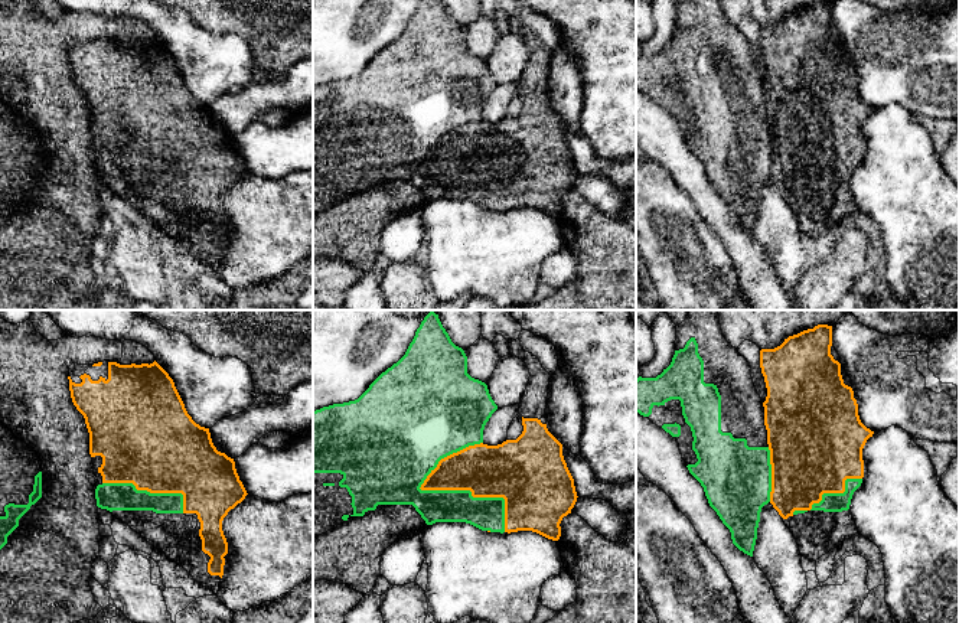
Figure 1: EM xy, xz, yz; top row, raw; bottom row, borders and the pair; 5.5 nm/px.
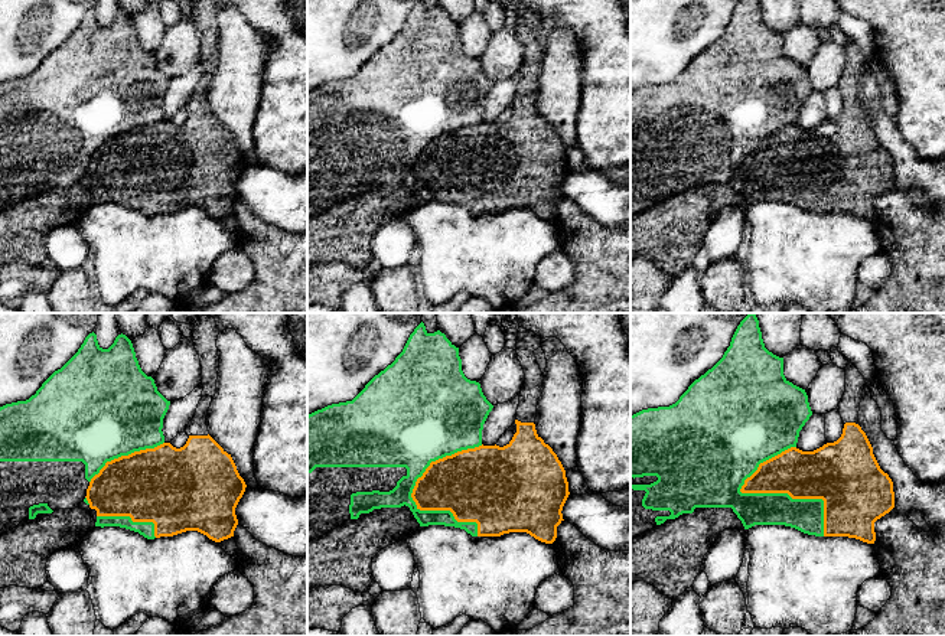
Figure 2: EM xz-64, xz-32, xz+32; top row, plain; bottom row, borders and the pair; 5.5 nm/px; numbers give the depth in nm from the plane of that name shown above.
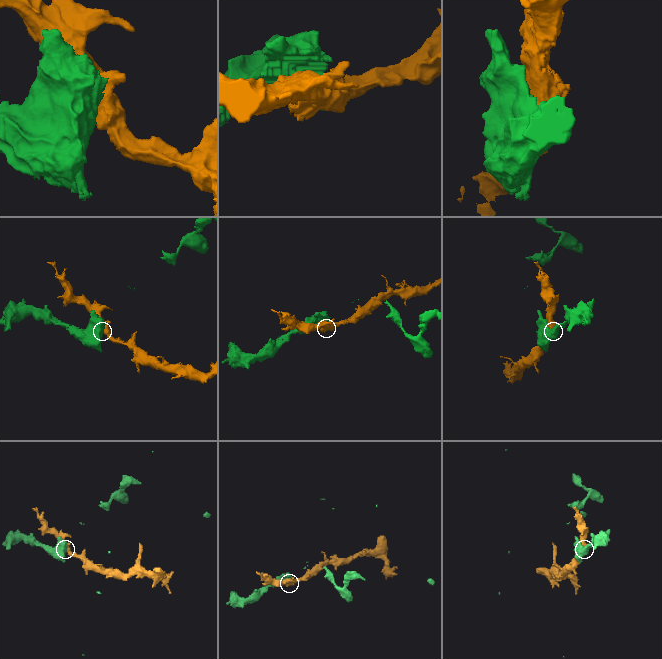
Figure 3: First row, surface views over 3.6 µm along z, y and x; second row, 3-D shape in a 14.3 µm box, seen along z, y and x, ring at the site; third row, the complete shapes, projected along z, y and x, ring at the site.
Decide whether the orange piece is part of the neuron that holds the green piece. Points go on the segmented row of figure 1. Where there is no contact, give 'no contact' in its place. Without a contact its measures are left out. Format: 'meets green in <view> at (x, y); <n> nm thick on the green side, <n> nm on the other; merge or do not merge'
meets green in xz at (463, 491); 190 nm thick on the green side, 300 nm on the other; do not merge

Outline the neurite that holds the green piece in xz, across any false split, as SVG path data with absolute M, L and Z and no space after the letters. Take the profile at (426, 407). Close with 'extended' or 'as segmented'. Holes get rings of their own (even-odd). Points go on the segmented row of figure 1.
M431 310L405 355L358 399L313 411L313 538L378 505L412 505L427 525L466 522L503 534L503 498L420 489L441 459L483 443L485 425L496 410L487 385L467 374L464 350L451 342Z; extended

